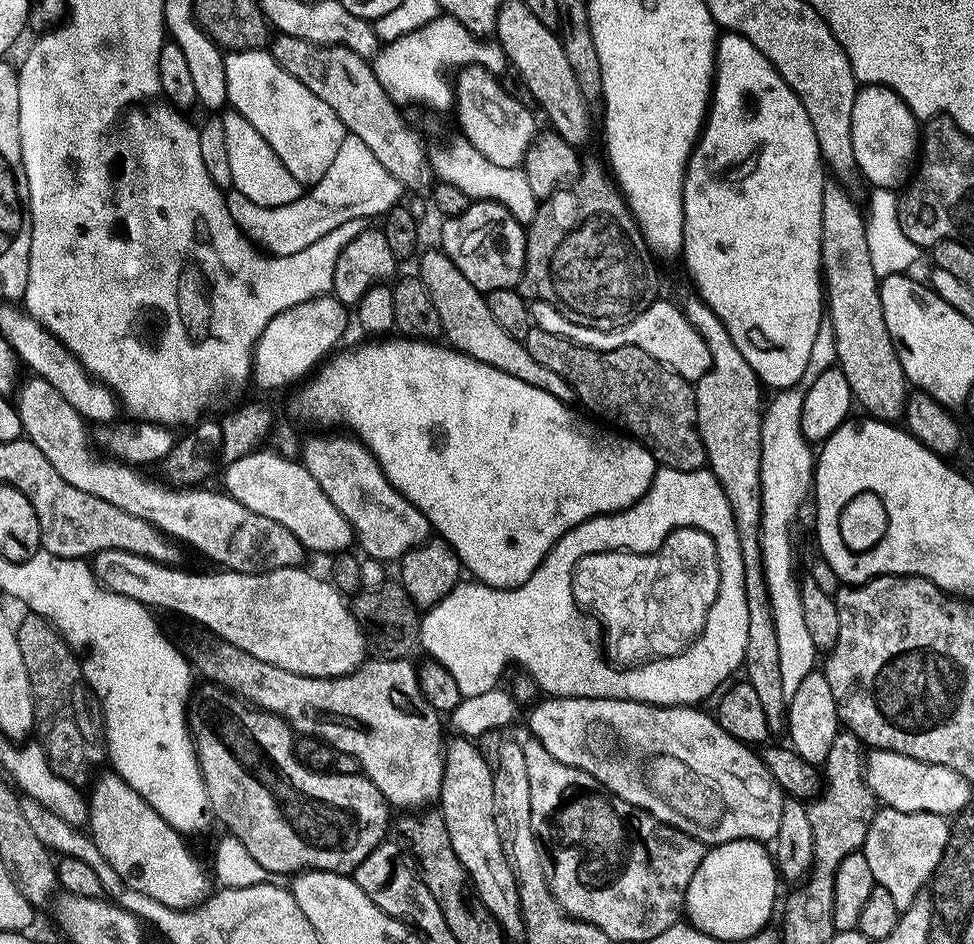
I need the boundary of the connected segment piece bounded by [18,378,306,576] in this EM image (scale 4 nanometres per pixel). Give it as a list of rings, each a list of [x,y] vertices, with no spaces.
[[[32,378],[26,384],[18,392],[24,436],[32,440],[34,446],[50,458],[50,466],[54,466],[70,486],[78,486],[82,494],[94,494],[94,498],[102,498],[102,502],[110,502],[110,506],[118,506],[118,510],[150,522],[165,536],[190,544],[202,555],[209,556],[216,566],[229,572],[255,576],[276,572],[279,568],[298,568],[305,563],[304,544],[298,542],[286,526],[278,526],[278,522],[262,518],[262,514],[254,514],[254,510],[246,510],[246,506],[232,496],[215,496],[212,492],[204,492],[206,490],[177,490],[164,482],[152,484],[151,478],[143,476],[140,473],[143,471],[135,467],[95,460],[88,453],[88,421],[62,398],[62,394],[58,394],[58,390],[54,390],[54,386],[50,386],[50,382]]]

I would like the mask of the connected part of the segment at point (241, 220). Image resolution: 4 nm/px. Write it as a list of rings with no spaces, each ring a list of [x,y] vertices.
[[[348,134],[330,170],[326,170],[326,178],[311,185],[298,202],[290,202],[290,206],[266,208],[250,202],[235,190],[229,191],[226,199],[236,227],[253,245],[259,246],[269,256],[293,256],[310,250],[314,242],[322,242],[326,234],[334,234],[334,230],[338,230],[338,226],[346,226],[346,222],[375,221],[375,216],[386,215],[405,196],[406,189],[383,168],[370,152],[370,147],[362,139]]]

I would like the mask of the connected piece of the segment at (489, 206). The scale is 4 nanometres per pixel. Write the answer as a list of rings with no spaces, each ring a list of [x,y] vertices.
[[[481,200],[467,205],[461,216],[452,216],[440,232],[439,247],[462,270],[464,277],[474,286],[474,290],[508,292],[519,289],[526,270],[526,250],[528,249],[528,230],[520,223],[506,206],[493,200]]]

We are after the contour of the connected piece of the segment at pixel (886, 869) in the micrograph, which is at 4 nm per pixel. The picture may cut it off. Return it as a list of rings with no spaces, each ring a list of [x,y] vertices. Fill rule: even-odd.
[[[887,806],[881,807],[879,811],[877,811],[876,816],[873,818],[872,825],[868,831],[868,837],[866,838],[862,851],[864,857],[866,858],[866,862],[870,862],[870,871],[874,873],[876,887],[881,888],[882,890],[887,890],[889,894],[892,895],[900,913],[903,914],[914,906],[915,900],[918,899],[925,889],[929,887],[932,877],[935,876],[936,867],[940,864],[940,856],[944,852],[944,846],[946,843],[946,835],[944,836],[944,831],[947,830],[948,824],[949,821],[942,816],[935,816],[934,814],[906,814],[902,810],[894,810],[893,808],[889,808]]]

